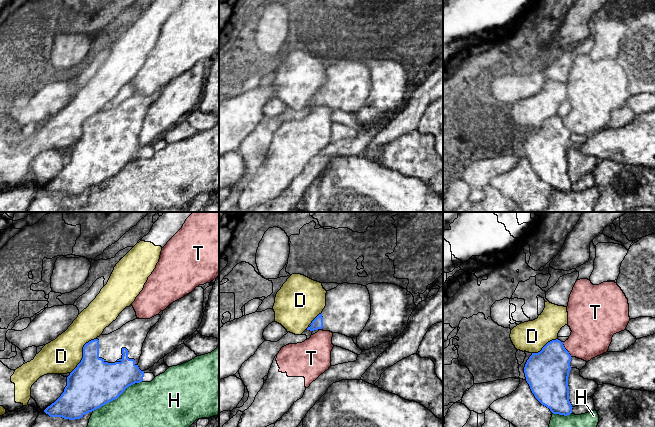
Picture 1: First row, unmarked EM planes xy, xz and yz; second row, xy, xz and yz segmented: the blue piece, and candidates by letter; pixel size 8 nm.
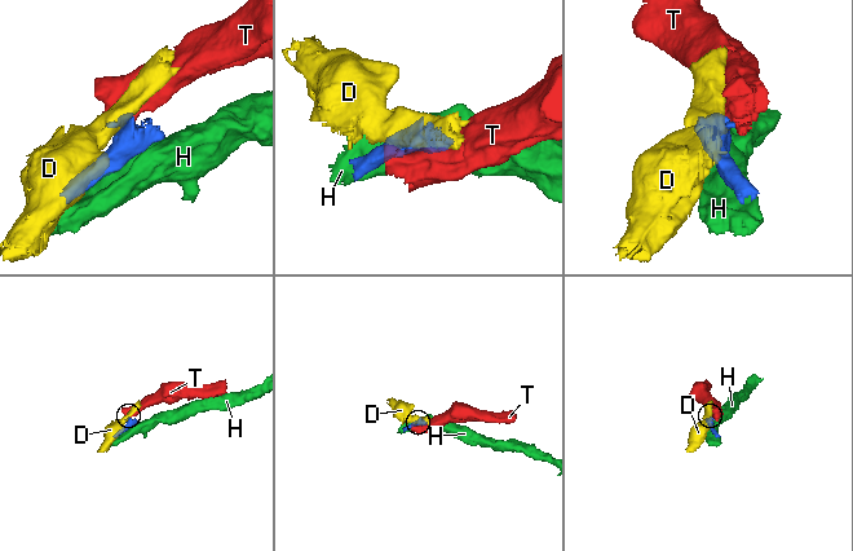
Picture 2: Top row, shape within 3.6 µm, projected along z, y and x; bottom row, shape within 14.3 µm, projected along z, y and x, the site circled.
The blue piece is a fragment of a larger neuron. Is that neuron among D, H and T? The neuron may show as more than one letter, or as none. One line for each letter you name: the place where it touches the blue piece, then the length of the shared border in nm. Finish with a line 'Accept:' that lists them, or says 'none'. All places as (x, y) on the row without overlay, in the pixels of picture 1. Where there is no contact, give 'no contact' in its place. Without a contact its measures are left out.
Accept: none

